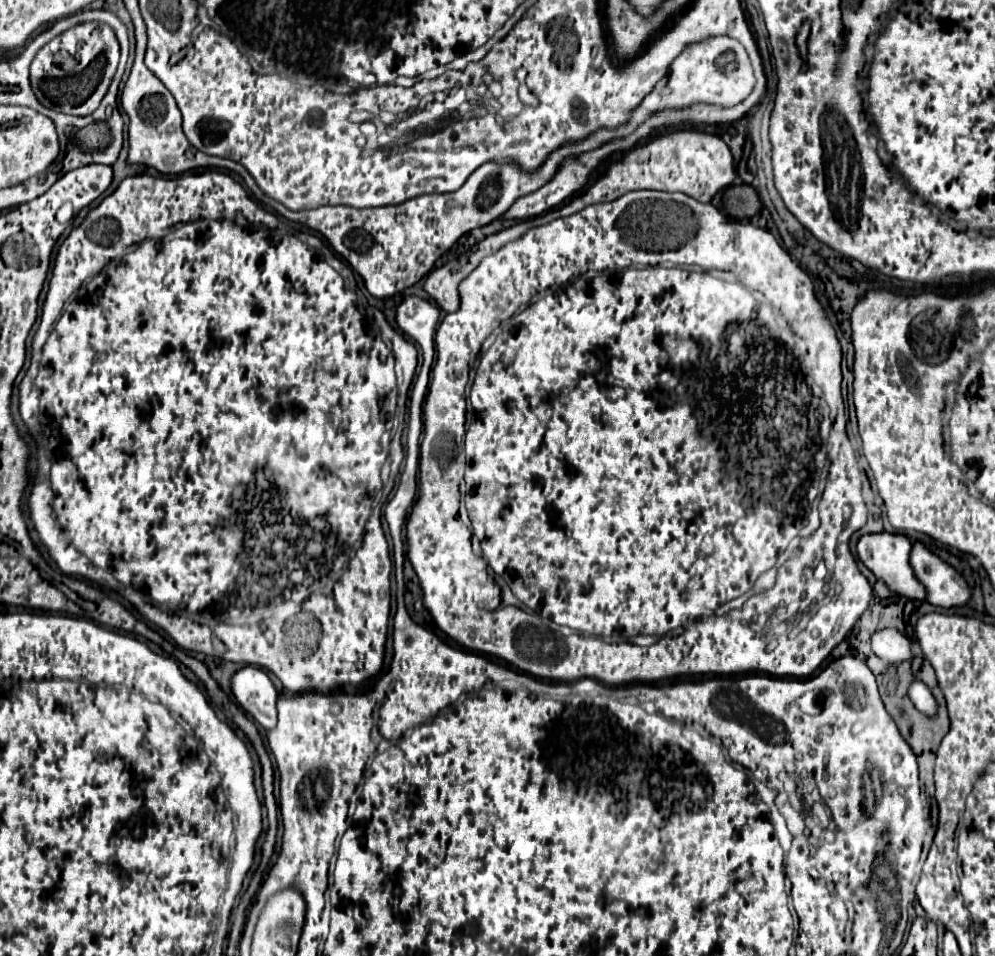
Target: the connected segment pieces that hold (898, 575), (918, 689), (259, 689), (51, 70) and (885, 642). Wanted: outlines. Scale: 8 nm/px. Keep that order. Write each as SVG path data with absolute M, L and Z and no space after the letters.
M889 532L863 534L857 542L857 554L859 554L861 562L877 578L881 578L893 592L897 592L899 596L905 596L909 600L925 600L925 588L915 578L915 574L909 566L909 552L911 552L911 540L905 534L889 534Z
M913 680L911 686L909 686L909 698L911 698L911 702L915 704L915 708L921 710L923 714L933 716L933 714L937 712L935 698L933 698L933 694L931 694L931 690L927 688L925 682L921 682L921 680Z
M245 666L233 676L233 694L241 708L249 712L265 730L277 726L279 694L269 676L255 666Z
M87 22L59 34L33 60L31 82L41 104L57 112L89 116L99 108L119 64L119 42L105 24Z
M897 628L877 630L871 636L871 648L887 664L899 664L903 660L911 660L911 656L913 656L909 638L903 636Z

